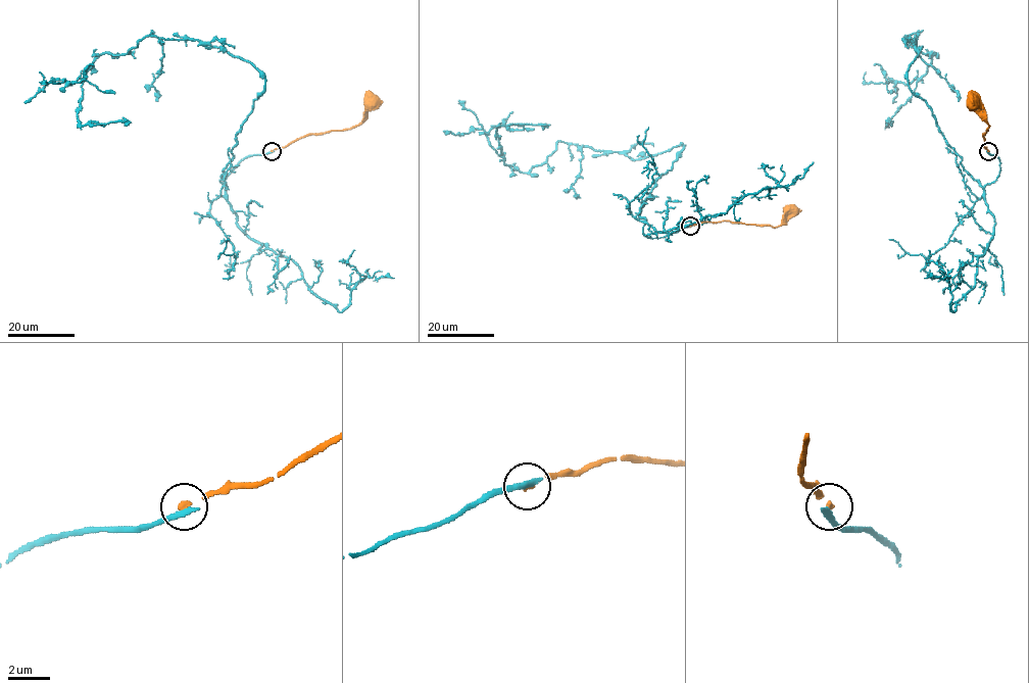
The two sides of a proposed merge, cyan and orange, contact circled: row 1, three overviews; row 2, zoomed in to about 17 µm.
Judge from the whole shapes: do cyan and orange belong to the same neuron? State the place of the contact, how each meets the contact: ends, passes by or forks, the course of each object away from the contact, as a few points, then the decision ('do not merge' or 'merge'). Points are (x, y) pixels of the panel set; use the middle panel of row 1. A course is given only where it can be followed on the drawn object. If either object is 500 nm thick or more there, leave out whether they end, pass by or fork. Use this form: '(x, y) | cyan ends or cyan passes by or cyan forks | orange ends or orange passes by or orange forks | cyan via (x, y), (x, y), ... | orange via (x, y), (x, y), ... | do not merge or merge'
(690, 226) | cyan ends | orange ends | cyan via (690, 226), (639, 215), (684, 145), (504, 163), (496, 130), (543, 130) | orange via (690, 226), (725, 221), (776, 227), (793, 214), (791, 210) | do not merge

